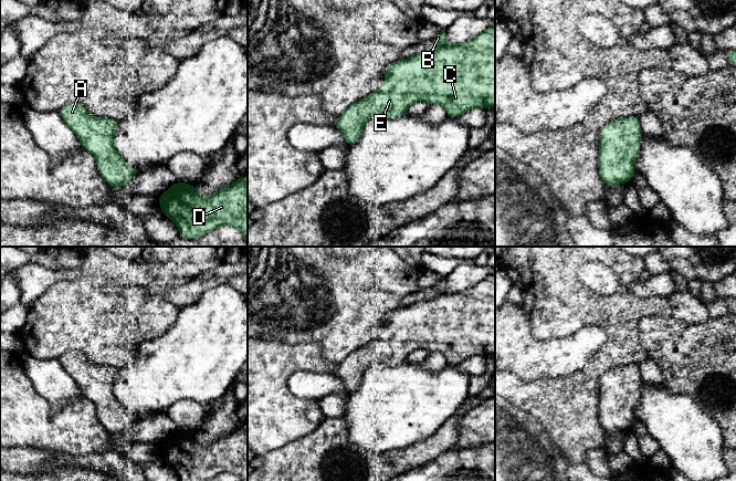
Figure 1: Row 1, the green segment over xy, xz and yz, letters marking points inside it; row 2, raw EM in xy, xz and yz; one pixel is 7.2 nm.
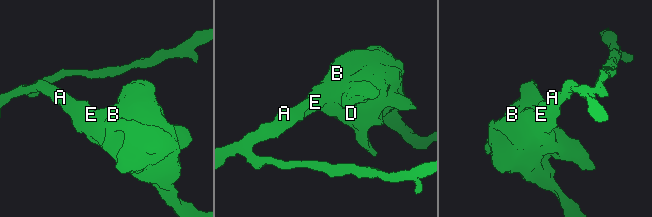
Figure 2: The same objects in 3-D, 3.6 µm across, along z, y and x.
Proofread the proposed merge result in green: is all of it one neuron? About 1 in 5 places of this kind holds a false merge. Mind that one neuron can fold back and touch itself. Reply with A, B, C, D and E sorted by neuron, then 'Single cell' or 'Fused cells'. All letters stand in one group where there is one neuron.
Groups: A B C D E. Single cell

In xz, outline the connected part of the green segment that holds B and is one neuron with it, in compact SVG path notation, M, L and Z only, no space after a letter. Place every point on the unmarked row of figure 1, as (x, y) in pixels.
M495 270L484 280L462 291L446 291L445 276L432 287L441 293L389 312L383 316L387 323L383 333L351 352L338 364L335 375L341 380L347 394L359 387L371 364L382 363L395 367L404 363L408 355L418 348L441 352L448 364L453 366L472 356L487 357L495 354Z

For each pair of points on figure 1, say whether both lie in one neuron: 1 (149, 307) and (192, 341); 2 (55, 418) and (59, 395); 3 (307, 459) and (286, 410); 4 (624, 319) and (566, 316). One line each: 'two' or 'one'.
1: two
2: two
3: two
4: one

